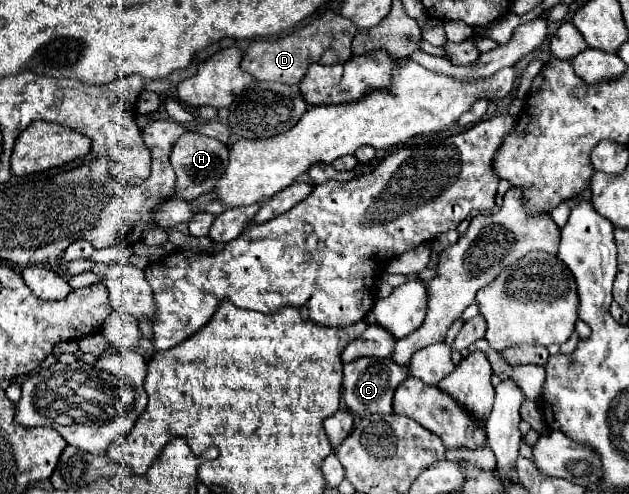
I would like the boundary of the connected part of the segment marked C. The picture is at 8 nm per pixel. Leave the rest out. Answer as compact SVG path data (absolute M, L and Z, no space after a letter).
M363 357L351 363L343 365L343 401L345 407L353 413L353 415L389 415L393 413L391 401L393 401L393 393L397 389L397 385L407 377L407 367L401 367L397 363L393 363L391 359L373 359L373 357Z

